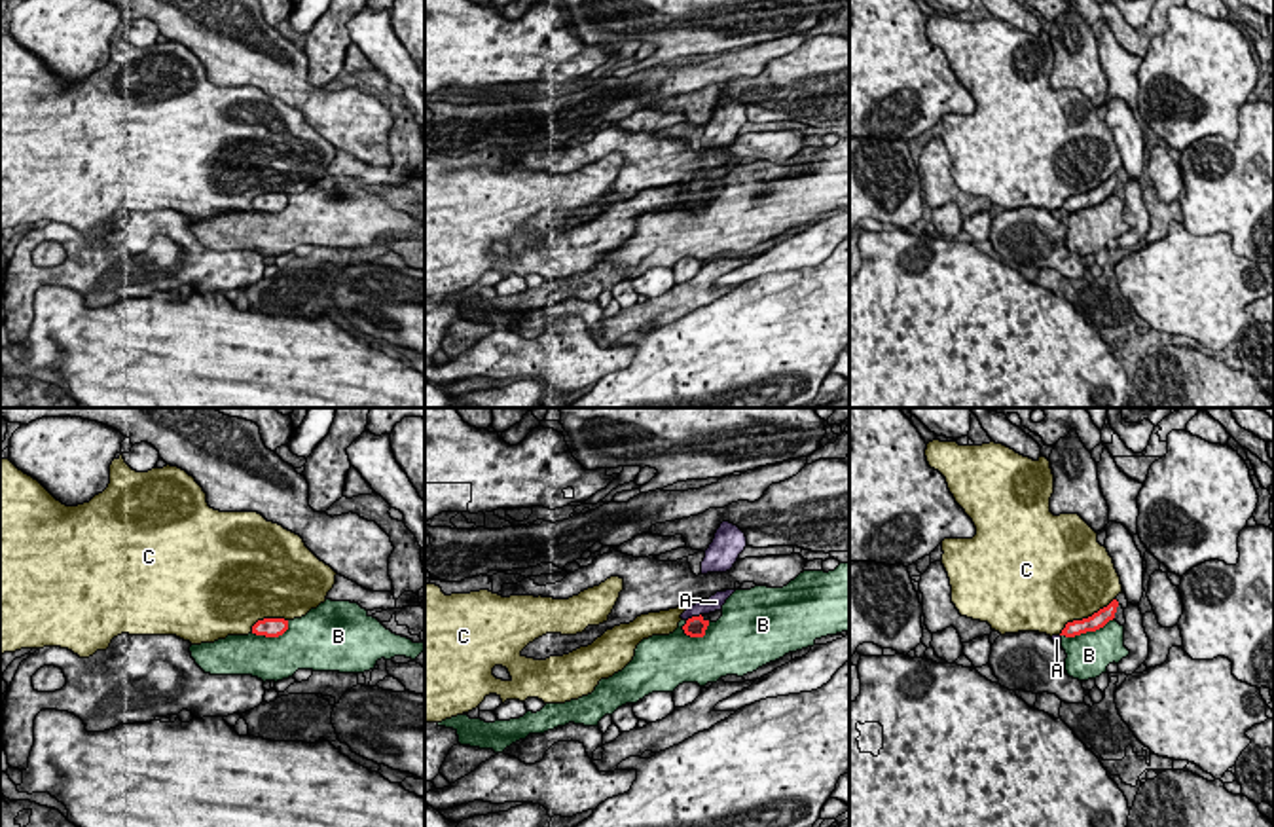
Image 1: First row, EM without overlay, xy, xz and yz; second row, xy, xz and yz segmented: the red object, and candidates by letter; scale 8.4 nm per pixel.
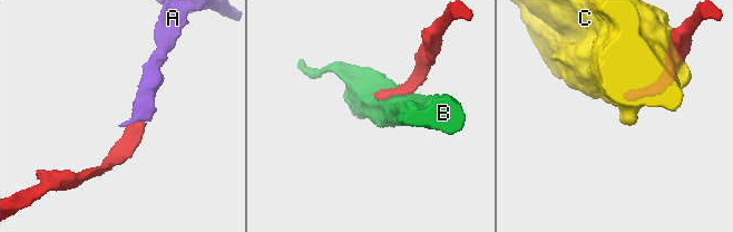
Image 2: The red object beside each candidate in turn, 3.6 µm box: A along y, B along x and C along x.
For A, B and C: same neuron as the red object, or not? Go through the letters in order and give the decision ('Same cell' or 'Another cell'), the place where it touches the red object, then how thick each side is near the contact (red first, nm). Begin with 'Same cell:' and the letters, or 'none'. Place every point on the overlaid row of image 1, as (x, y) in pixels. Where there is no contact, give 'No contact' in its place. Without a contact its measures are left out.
Same cell: A
A: Same cell. Touches red at xz (692, 617). Thickness 170 nm (red) against 130 nm
B: Another cell. Touches red at yz (1087, 630). Thickness 140 nm (red) against 380 nm
C: Another cell. Touches red at yz (1085, 619). Thickness 140 nm (red) against 480 nm

